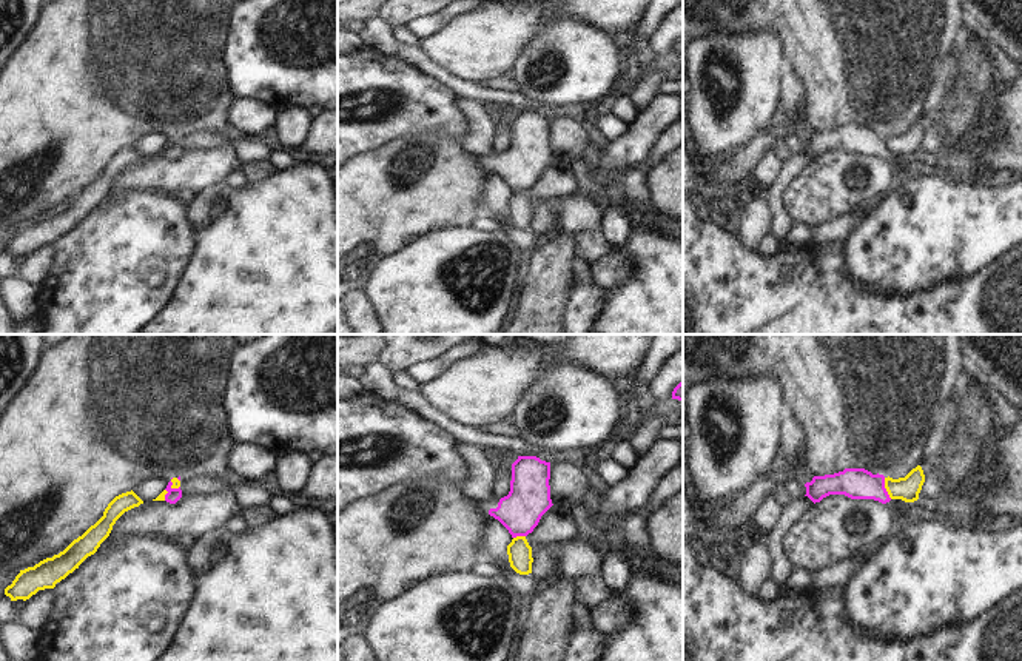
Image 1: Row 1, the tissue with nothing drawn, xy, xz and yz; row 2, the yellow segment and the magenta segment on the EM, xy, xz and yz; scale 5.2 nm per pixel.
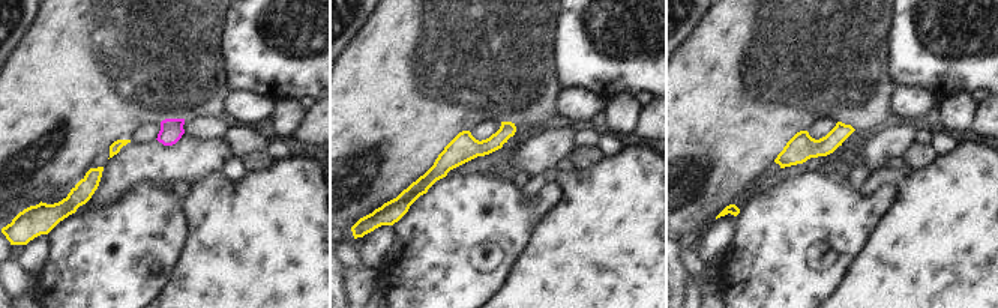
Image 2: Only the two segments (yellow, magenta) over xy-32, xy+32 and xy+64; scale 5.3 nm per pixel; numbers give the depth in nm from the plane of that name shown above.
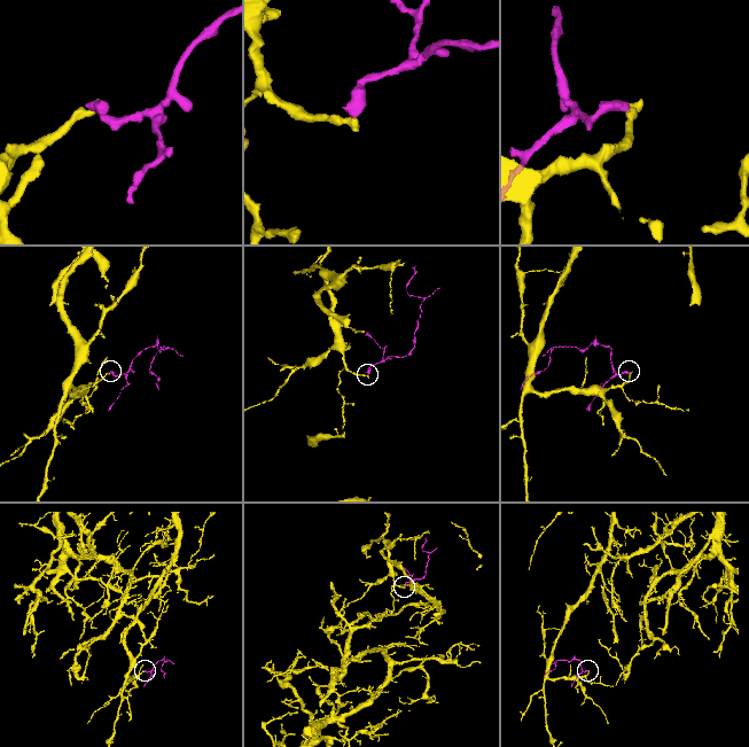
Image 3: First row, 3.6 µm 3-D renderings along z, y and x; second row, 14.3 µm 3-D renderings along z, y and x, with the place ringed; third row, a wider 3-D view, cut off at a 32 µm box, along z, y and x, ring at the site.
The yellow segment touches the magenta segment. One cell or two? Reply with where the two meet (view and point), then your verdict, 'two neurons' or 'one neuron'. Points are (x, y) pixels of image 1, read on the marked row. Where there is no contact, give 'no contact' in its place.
meets yellow in yz at (885, 487); two neurons

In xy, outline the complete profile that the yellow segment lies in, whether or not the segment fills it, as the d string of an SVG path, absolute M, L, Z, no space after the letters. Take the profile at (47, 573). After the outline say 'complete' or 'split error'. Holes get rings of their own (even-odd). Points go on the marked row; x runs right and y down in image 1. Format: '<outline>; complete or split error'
M133 490L116 496L105 508L103 516L63 552L40 561L34 567L20 570L12 584L5 589L5 595L9 596L11 601L26 601L39 590L54 589L57 582L65 579L79 569L88 556L97 552L100 544L109 536L116 521L125 512L140 504L143 504L143 501Z; complete

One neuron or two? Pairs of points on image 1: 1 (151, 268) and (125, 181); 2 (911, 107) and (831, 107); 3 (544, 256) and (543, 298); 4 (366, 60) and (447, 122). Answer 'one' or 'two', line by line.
1: two
2: one
3: one
4: one

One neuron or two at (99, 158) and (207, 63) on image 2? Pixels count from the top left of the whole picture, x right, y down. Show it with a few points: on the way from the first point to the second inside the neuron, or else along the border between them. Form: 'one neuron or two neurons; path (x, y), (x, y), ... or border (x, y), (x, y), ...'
two neurons; border (108, 146), (102, 147), (83, 172)

